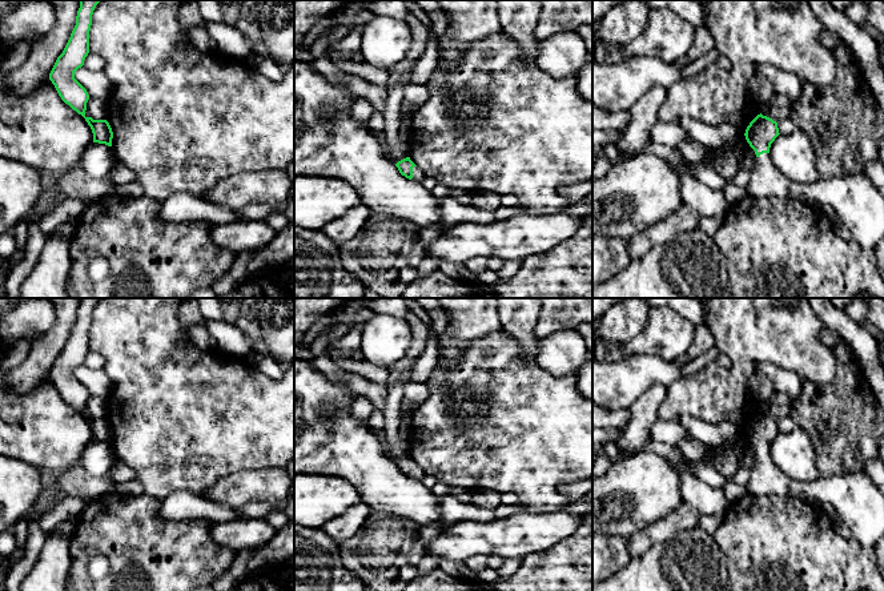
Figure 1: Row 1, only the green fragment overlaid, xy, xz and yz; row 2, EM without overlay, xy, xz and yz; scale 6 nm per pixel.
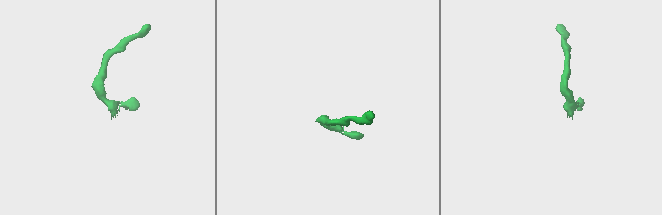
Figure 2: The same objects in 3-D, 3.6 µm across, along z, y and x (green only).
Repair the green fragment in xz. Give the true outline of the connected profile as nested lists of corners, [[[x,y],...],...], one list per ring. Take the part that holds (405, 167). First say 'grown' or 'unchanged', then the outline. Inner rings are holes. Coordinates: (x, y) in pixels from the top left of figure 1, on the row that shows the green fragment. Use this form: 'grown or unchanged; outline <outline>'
grown; outline [[[410,157],[398,161],[395,166],[399,173],[409,180],[422,182],[426,178],[425,173],[410,160]]]

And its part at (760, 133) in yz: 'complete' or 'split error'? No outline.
split error

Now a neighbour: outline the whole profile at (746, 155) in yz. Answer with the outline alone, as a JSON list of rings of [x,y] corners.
[[[738,142],[734,148],[734,152],[738,157],[739,168],[747,170],[751,174],[758,164],[755,150],[748,142]]]

